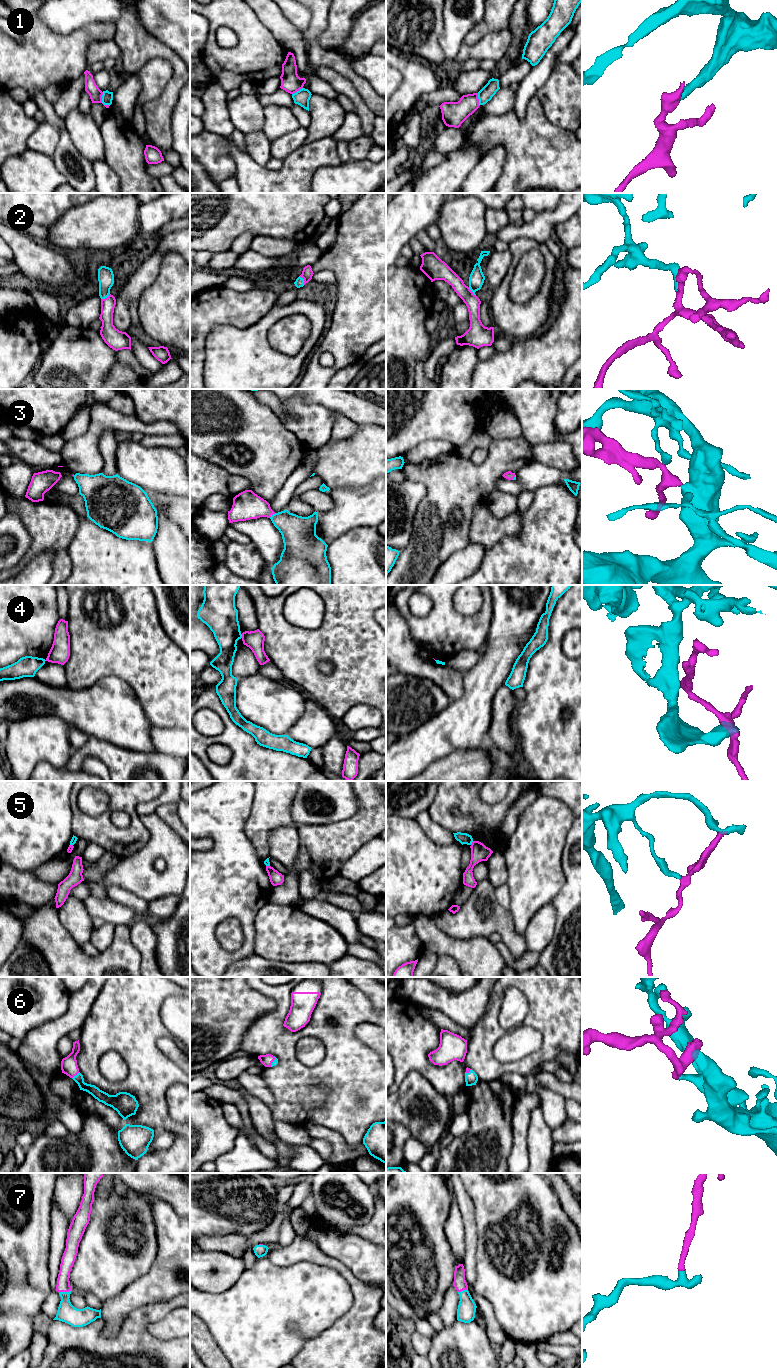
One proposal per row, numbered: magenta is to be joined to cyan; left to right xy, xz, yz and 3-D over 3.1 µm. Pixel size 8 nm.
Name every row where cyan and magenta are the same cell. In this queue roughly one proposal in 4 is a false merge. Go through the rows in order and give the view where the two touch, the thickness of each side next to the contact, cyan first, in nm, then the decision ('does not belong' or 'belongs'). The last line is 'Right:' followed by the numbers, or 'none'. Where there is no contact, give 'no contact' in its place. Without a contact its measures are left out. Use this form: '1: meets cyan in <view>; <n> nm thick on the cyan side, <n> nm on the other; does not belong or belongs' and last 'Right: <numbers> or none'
1: meets cyan in xy; 90 nm thick on the cyan side, 100 nm on the other; does not belong
2: meets cyan in xy; 130 nm thick on the cyan side, 110 nm on the other; belongs
3: meets cyan in xz; 260 nm thick on the cyan side, 220 nm on the other; belongs
4: meets cyan in xz; 280 nm thick on the cyan side, 150 nm on the other; does not belong
5: meets cyan in yz; 90 nm thick on the cyan side, 140 nm on the other; does not belong
6: meets cyan in xy; 90 nm thick on the cyan side, 130 nm on the other; belongs
7: meets cyan in xy; 150 nm thick on the cyan side, 110 nm on the other; belongs
Right: 2, 3, 6, 7

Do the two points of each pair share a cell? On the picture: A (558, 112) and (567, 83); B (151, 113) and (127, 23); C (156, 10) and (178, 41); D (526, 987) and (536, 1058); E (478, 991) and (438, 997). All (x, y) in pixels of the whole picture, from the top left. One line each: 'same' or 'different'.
A: same
B: same
C: same
D: same
E: same

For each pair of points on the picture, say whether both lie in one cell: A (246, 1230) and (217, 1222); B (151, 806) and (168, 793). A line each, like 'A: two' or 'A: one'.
A: one
B: one

